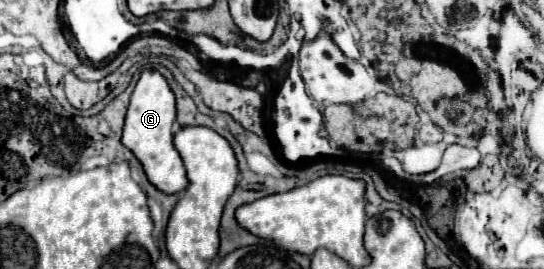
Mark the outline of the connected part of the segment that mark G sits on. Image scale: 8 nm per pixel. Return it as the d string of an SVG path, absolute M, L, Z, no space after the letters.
M147 69L141 73L135 91L131 93L131 103L125 115L121 143L139 159L145 169L147 179L163 193L179 193L187 187L185 167L179 153L173 147L173 123L175 123L175 97L167 81L159 71Z

